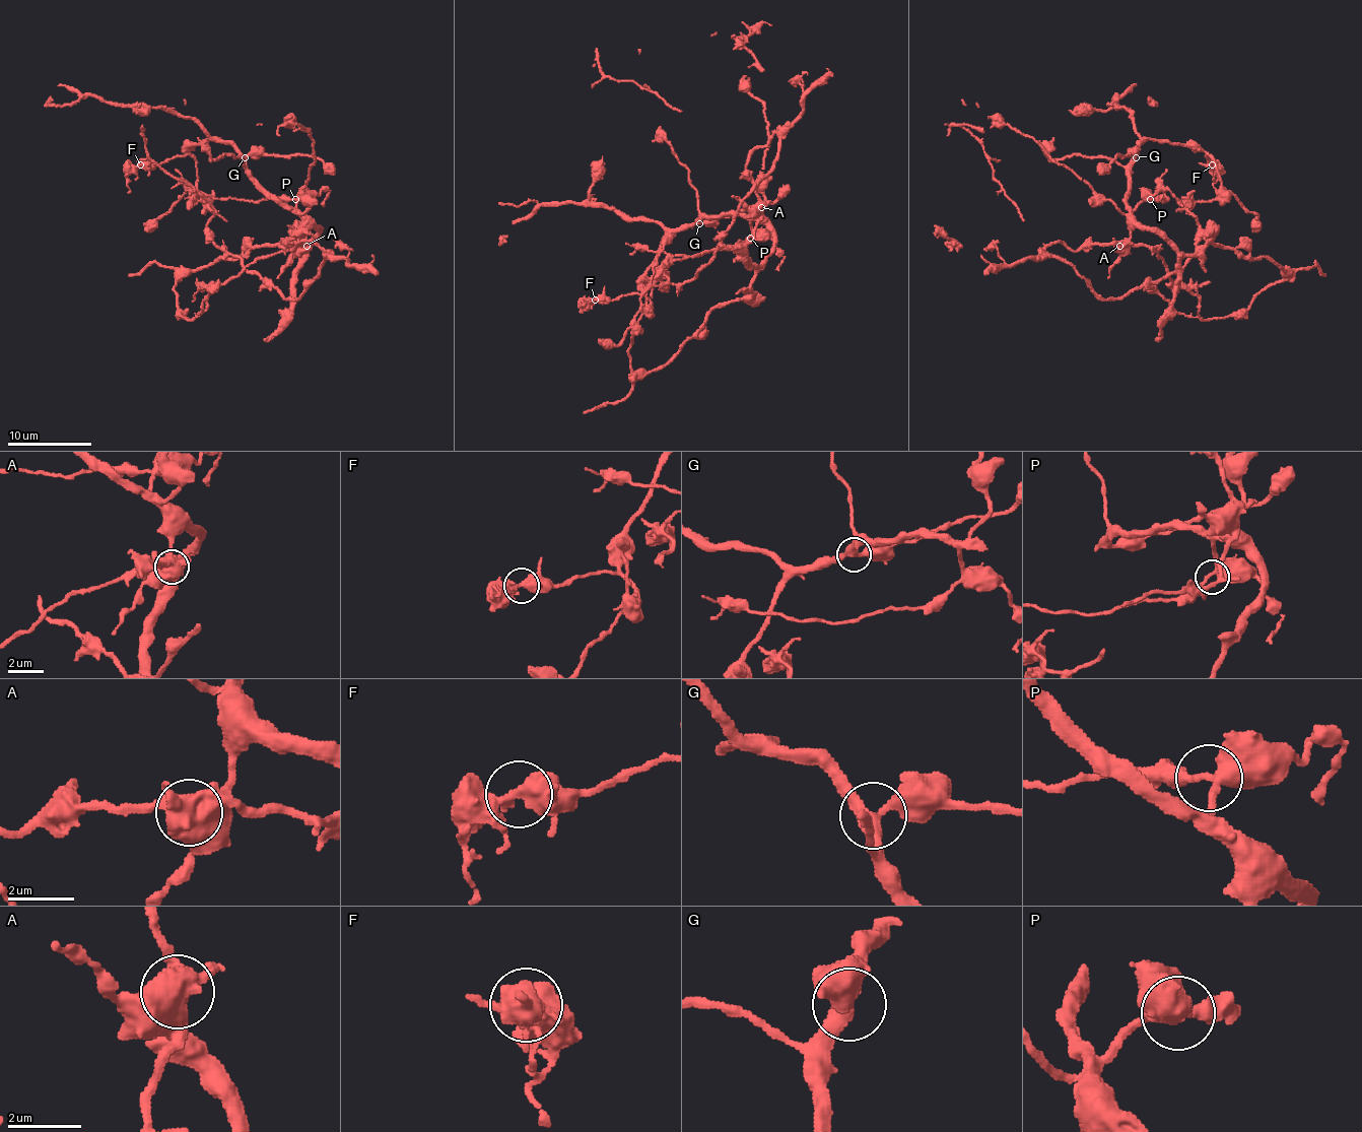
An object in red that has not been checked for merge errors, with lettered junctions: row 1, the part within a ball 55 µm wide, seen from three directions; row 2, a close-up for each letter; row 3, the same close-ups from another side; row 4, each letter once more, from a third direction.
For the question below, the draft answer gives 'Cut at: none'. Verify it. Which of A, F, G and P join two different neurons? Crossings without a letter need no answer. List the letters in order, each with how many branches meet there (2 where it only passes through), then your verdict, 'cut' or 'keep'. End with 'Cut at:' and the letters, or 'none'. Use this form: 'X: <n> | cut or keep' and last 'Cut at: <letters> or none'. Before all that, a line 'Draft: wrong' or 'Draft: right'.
Draft: wrong
A: 3 | cut
F: 3 | keep
G: 3 | keep
P: 3 | keep
Cut at: A

